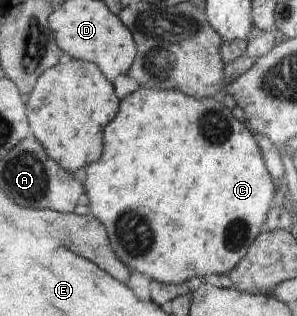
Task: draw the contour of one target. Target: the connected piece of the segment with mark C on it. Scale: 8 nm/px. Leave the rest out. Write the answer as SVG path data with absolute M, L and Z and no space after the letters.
M138 88L125 99L121 99L121 113L115 117L115 121L109 123L109 129L105 129L105 157L101 157L101 161L85 169L84 183L85 202L93 217L107 227L111 245L121 257L121 261L125 261L125 265L129 265L133 271L146 275L151 281L169 285L182 284L189 281L191 277L203 280L207 275L229 273L245 257L247 248L259 232L264 230L263 225L275 190L271 176L261 159L261 151L253 137L254 133L245 123L237 121L230 109L214 101L213 98L197 99L181 91Z

